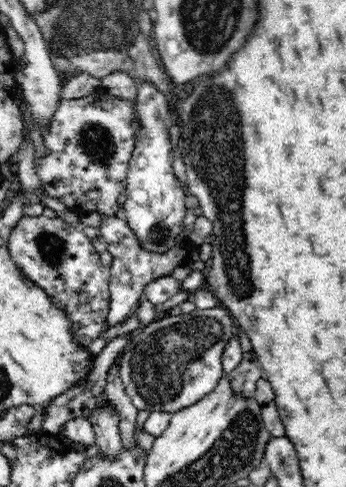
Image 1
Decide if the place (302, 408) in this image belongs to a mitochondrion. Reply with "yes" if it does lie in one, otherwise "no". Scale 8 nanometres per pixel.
no

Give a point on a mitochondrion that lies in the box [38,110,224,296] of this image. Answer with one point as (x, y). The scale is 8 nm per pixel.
(96, 140)

